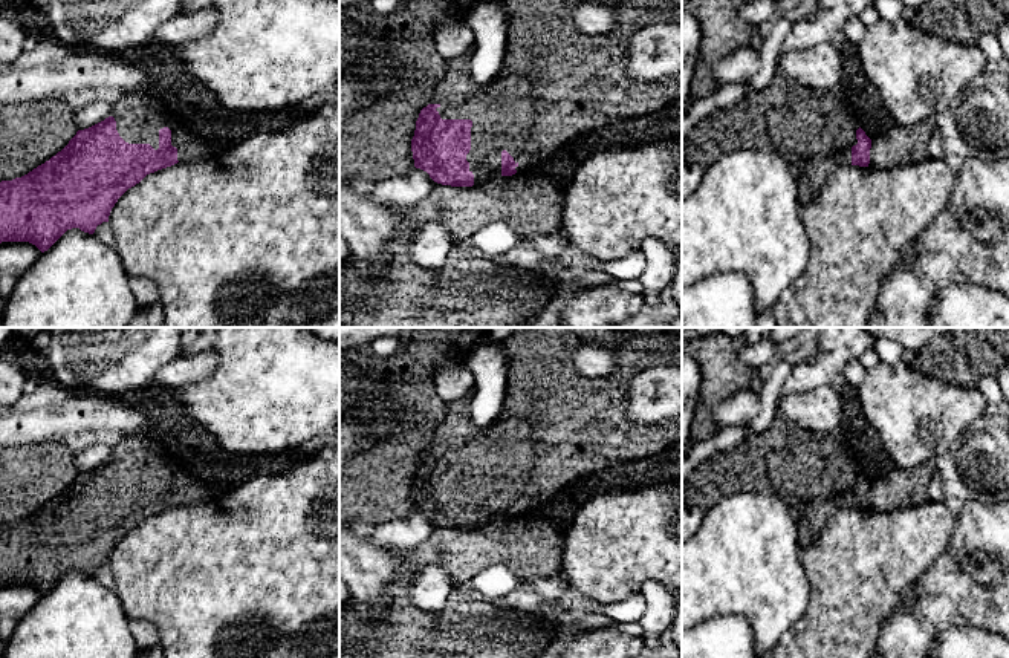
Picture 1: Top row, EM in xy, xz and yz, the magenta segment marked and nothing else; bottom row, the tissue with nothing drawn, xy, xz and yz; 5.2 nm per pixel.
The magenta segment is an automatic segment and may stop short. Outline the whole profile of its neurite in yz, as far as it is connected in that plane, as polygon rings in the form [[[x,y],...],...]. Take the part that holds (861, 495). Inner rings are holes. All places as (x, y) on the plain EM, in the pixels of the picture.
[[[780,412],[771,425],[729,453],[719,454],[697,467],[682,484],[682,507],[699,507],[706,511],[719,499],[737,491],[766,491],[783,500],[801,517],[798,542],[809,546],[841,508],[868,510],[871,482],[858,468],[839,433],[810,433],[796,427]]]

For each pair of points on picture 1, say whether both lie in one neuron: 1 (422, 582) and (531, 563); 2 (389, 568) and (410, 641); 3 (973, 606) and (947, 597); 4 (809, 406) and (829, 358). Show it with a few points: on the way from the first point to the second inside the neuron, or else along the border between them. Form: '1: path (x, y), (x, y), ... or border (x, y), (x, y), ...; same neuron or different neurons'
1: border (415, 568), (441, 565), (456, 583); different neurons
2: border (401, 582), (392, 583), (373, 602), (363, 603); different neurons
3: path (966, 603), (953, 597); same neuron
4: border (835, 386), (820, 386), (804, 392), (781, 395); different neurons

